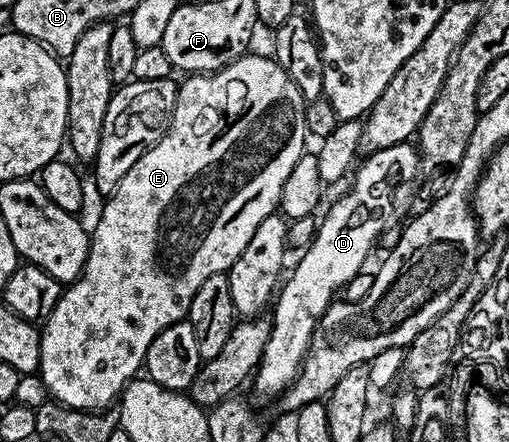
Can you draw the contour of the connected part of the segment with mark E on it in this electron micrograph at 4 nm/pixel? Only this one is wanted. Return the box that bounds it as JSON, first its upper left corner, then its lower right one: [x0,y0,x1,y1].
[38,53,309,412]

